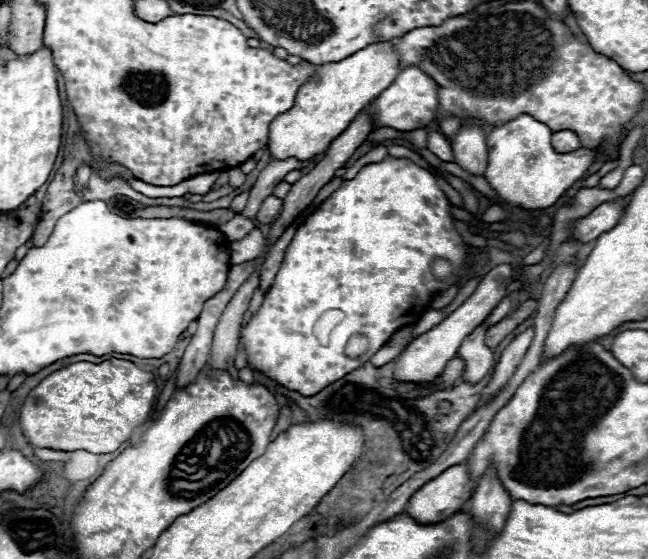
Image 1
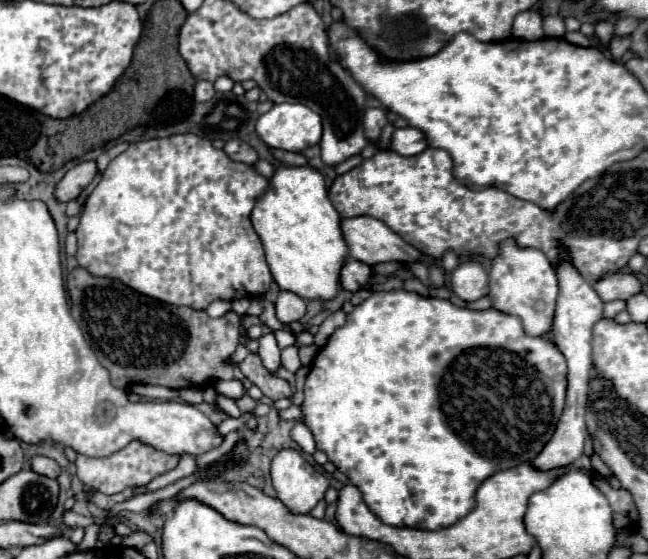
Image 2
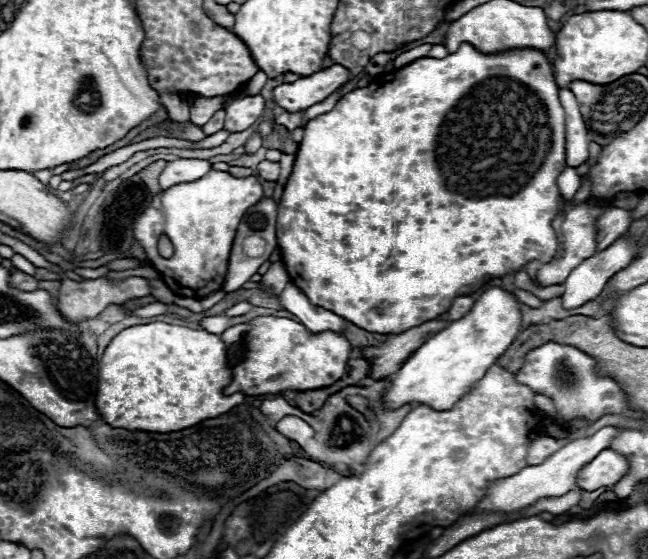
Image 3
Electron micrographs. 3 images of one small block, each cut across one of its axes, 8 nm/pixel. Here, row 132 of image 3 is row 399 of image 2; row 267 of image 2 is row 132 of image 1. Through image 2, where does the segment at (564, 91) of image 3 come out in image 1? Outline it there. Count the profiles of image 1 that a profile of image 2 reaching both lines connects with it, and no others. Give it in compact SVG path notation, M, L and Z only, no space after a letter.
M560 130L560 132L552 134L552 148L560 154L566 154L566 152L574 152L574 150L582 148L582 144L580 144L580 138L576 136L576 132Z

